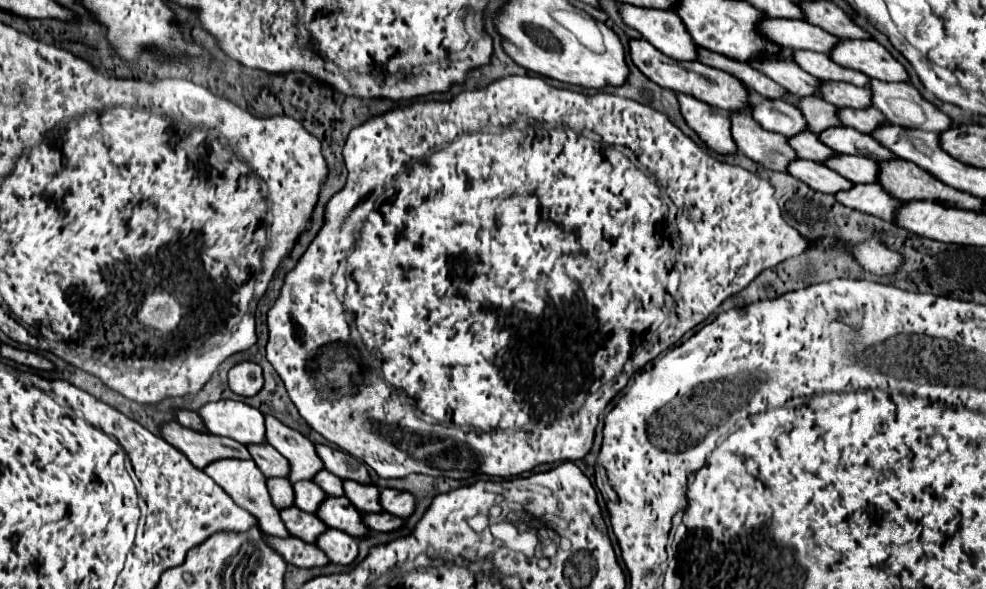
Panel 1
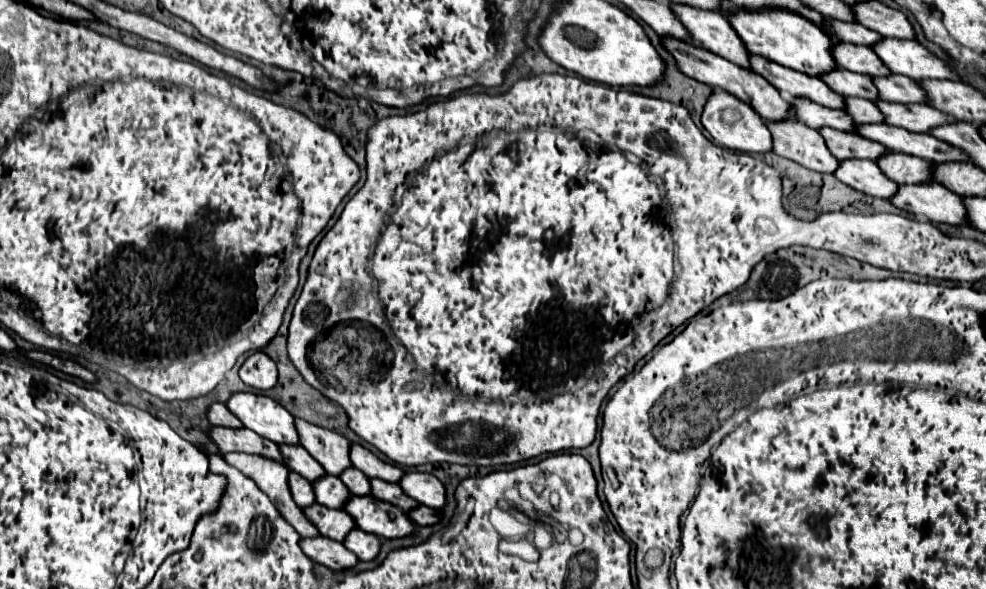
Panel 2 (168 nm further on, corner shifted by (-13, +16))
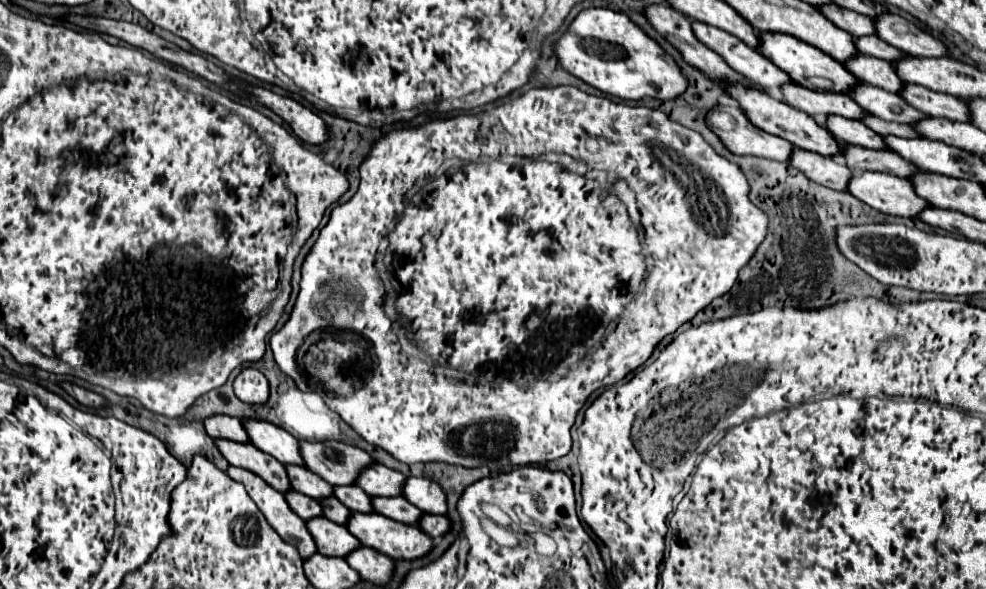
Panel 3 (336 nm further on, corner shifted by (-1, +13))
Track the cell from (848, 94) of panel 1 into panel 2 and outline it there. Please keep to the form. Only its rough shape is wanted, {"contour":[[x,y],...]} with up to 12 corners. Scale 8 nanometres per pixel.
{"contour":[[874,76],[878,98],[888,102],[926,102],[916,80]]}

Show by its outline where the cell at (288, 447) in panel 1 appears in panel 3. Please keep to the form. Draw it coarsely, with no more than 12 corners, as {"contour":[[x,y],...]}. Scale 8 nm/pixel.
{"contour":[[304,441],[306,467],[334,487],[374,463],[340,441]]}

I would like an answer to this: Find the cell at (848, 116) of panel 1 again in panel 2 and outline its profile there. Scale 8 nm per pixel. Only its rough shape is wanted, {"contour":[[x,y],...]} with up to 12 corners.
{"contour":[[876,100],[884,122],[910,132],[928,132],[954,122],[926,104]]}

